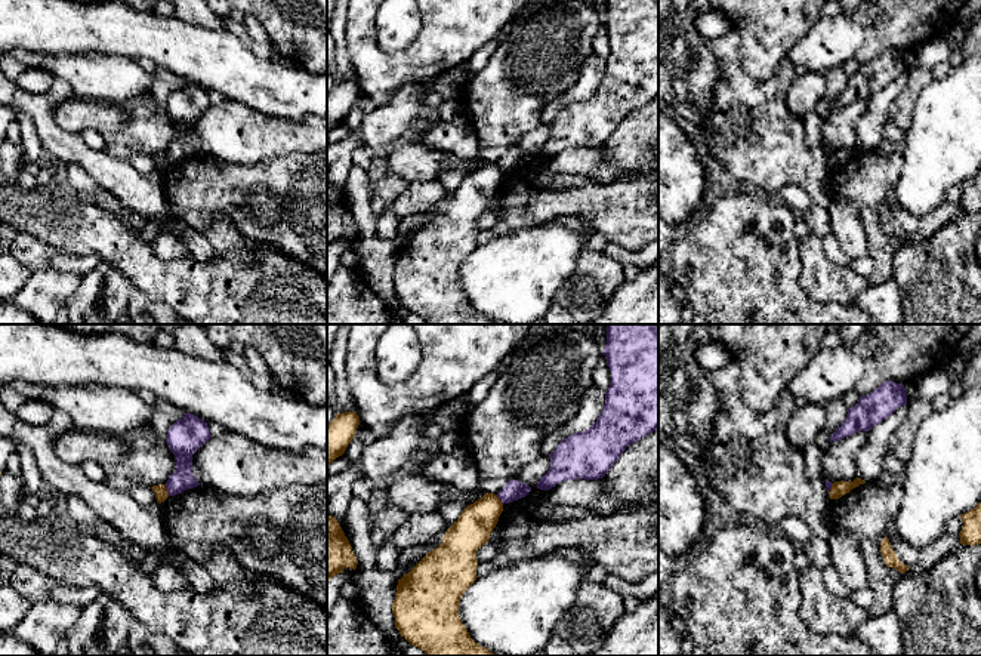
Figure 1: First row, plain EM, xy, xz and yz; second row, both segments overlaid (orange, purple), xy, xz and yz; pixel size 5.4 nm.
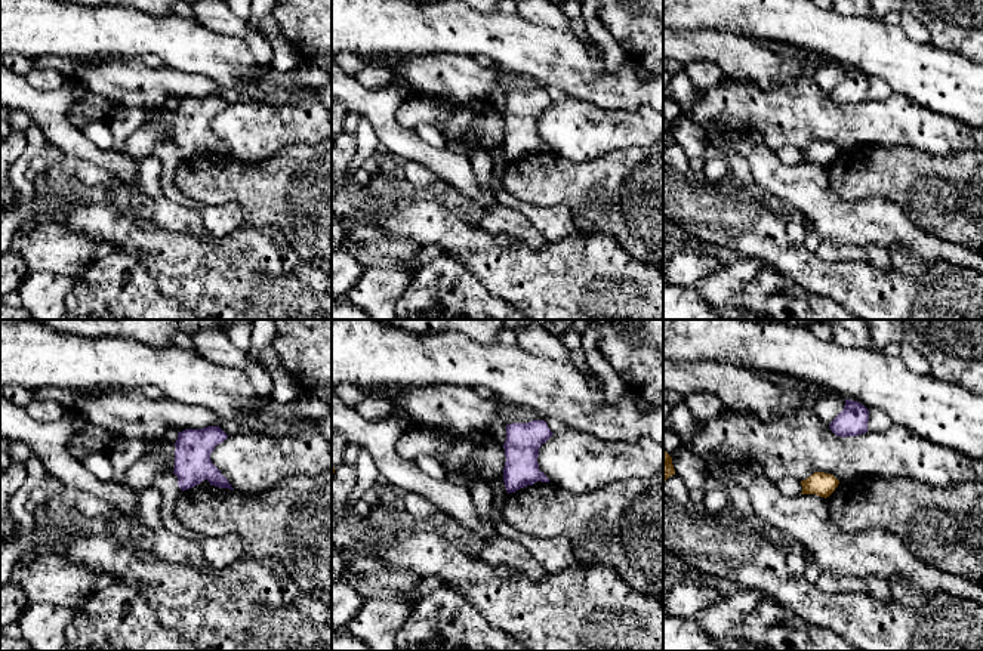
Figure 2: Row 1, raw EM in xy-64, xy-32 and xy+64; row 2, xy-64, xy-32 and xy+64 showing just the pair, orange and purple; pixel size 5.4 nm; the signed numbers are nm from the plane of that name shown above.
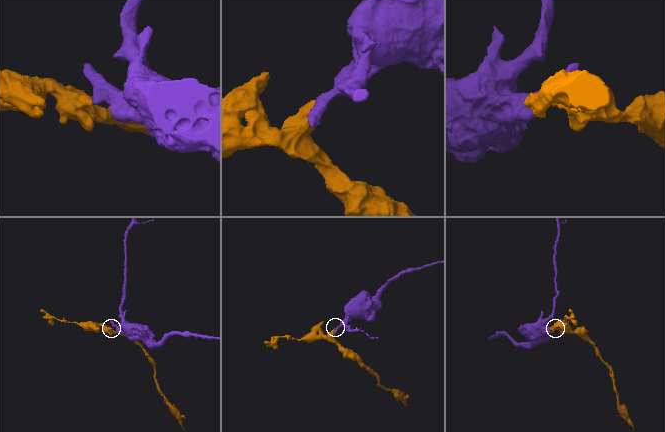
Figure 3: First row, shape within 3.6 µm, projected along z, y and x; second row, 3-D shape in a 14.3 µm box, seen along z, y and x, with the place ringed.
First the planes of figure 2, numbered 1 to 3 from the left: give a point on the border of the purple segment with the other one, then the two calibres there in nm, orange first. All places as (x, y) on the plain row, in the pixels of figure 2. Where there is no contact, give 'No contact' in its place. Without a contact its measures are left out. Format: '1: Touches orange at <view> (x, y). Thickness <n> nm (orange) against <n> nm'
1: No contact
2: No contact
3: No contact

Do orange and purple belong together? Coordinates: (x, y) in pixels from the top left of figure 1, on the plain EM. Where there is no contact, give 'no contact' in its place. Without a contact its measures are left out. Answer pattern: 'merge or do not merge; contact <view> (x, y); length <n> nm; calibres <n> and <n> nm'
do not merge; contact xy (166, 159); length 70 nm; calibres 70 and 120 nm

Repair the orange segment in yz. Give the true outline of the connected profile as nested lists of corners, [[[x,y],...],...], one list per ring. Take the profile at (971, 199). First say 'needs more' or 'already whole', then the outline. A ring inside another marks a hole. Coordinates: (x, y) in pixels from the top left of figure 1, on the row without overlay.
already whole; [[[981,170],[971,179],[960,184],[963,194],[959,201],[962,213],[981,212]]]

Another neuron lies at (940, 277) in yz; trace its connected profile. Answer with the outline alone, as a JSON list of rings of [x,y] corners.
[[[981,212],[960,213],[932,237],[916,244],[904,244],[895,252],[892,278],[903,295],[904,324],[981,324],[981,267],[975,253],[980,228]]]

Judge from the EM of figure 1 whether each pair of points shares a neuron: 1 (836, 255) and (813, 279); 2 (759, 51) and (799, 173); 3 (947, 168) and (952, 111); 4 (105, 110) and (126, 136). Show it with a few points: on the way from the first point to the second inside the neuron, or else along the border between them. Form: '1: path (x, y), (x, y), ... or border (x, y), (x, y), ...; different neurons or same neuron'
1: border (821, 237), (824, 253), (833, 262), (848, 267); different neurons
2: border (786, 55), (767, 79), (753, 79), (740, 62); different neurons
3: path (947, 154), (952, 125); same neuron
4: path (108, 116), (123, 131); same neuron

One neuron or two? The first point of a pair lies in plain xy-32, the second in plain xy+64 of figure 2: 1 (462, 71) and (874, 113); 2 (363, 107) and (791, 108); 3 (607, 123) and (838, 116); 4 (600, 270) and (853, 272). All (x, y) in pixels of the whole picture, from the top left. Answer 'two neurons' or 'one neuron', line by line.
1: two neurons
2: two neurons
3: one neuron
4: one neuron

